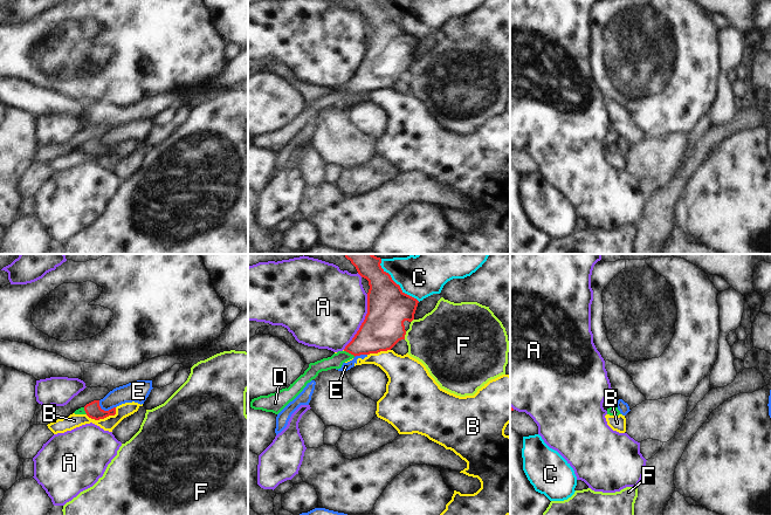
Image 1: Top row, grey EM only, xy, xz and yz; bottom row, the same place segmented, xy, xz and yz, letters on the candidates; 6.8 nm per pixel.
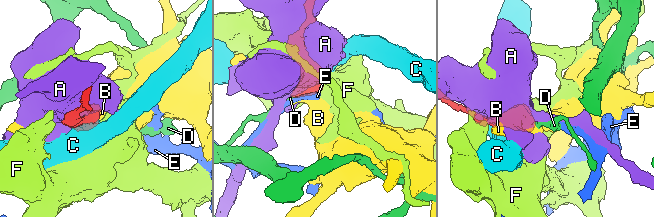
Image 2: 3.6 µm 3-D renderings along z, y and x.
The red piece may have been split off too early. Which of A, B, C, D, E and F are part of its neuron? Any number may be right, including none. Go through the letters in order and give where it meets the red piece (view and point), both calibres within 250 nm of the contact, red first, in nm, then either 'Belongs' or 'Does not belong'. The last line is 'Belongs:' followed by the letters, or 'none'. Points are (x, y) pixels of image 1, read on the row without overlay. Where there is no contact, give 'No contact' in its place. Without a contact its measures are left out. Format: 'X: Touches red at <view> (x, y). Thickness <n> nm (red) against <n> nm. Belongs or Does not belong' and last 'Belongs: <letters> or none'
A: Touches red at xz (363, 60). Thickness 280 nm (red) against 480 nm. Does not belong
B: Touches red at xy (103, 156). Thickness 110 nm (red) against 100 nm. Does not belong
C: Touches red at xz (399, 23). Thickness 280 nm (red) against 260 nm. Does not belong
D: Touches red at xz (350, 90). Thickness 260 nm (red) against 100 nm. Belongs
E: Touches red at xy (103, 148). Thickness 110 nm (red) against 130 nm. Does not belong
F: Touches red at xz (405, 71). Thickness 280 nm (red) against 400 nm. Does not belong
Belongs: D.

